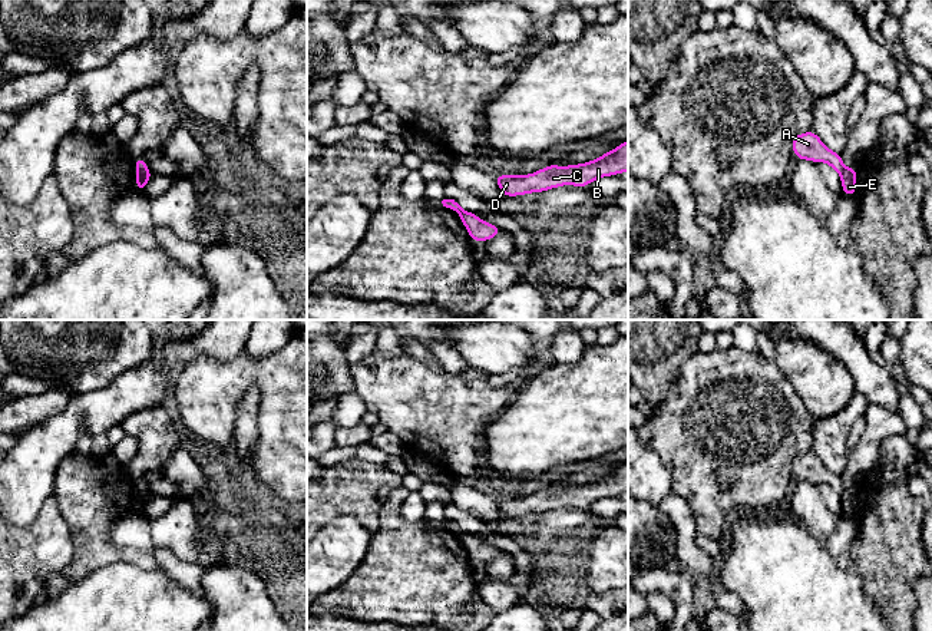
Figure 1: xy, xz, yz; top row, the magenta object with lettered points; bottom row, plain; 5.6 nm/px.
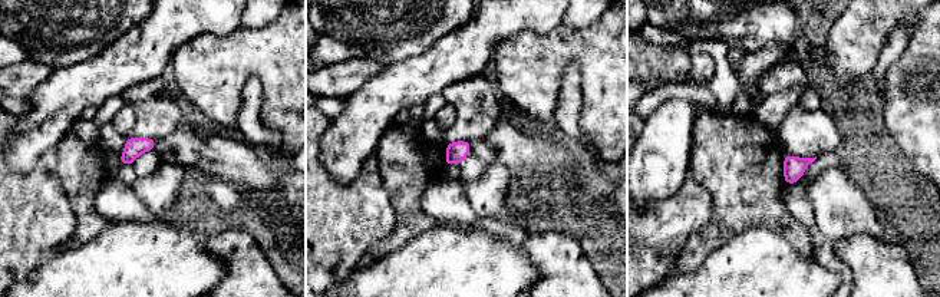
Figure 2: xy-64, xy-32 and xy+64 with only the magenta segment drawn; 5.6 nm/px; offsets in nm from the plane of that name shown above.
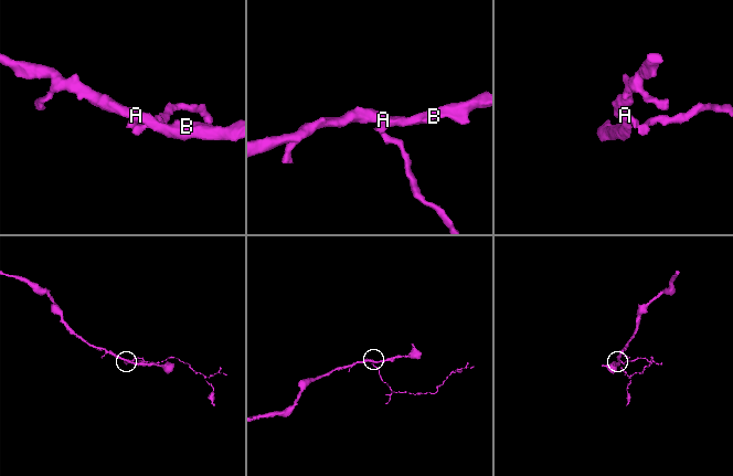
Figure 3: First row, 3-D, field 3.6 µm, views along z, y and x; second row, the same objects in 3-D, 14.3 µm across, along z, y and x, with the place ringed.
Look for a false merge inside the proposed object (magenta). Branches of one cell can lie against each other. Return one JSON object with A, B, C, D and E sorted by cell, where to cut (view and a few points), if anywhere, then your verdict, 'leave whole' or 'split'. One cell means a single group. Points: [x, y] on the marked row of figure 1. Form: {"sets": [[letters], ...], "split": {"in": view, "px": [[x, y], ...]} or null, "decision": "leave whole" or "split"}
{"sets": [["A", "B", "C", "D"], ["E"]], "split": {"in": "xy", "px": [[148, 169], [138, 175]]}, "decision": "split"}

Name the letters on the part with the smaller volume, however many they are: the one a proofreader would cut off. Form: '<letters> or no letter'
E

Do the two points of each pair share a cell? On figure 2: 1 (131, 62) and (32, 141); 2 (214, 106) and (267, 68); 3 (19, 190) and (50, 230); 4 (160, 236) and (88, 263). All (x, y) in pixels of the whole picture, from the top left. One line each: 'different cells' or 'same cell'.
1: same cell
2: same cell
3: same cell
4: same cell

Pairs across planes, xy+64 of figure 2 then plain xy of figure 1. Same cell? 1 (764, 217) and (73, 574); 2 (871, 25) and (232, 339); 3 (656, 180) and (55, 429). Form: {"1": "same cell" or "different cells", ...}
{"1": "same cell", "2": "different cells", "3": "same cell"}

